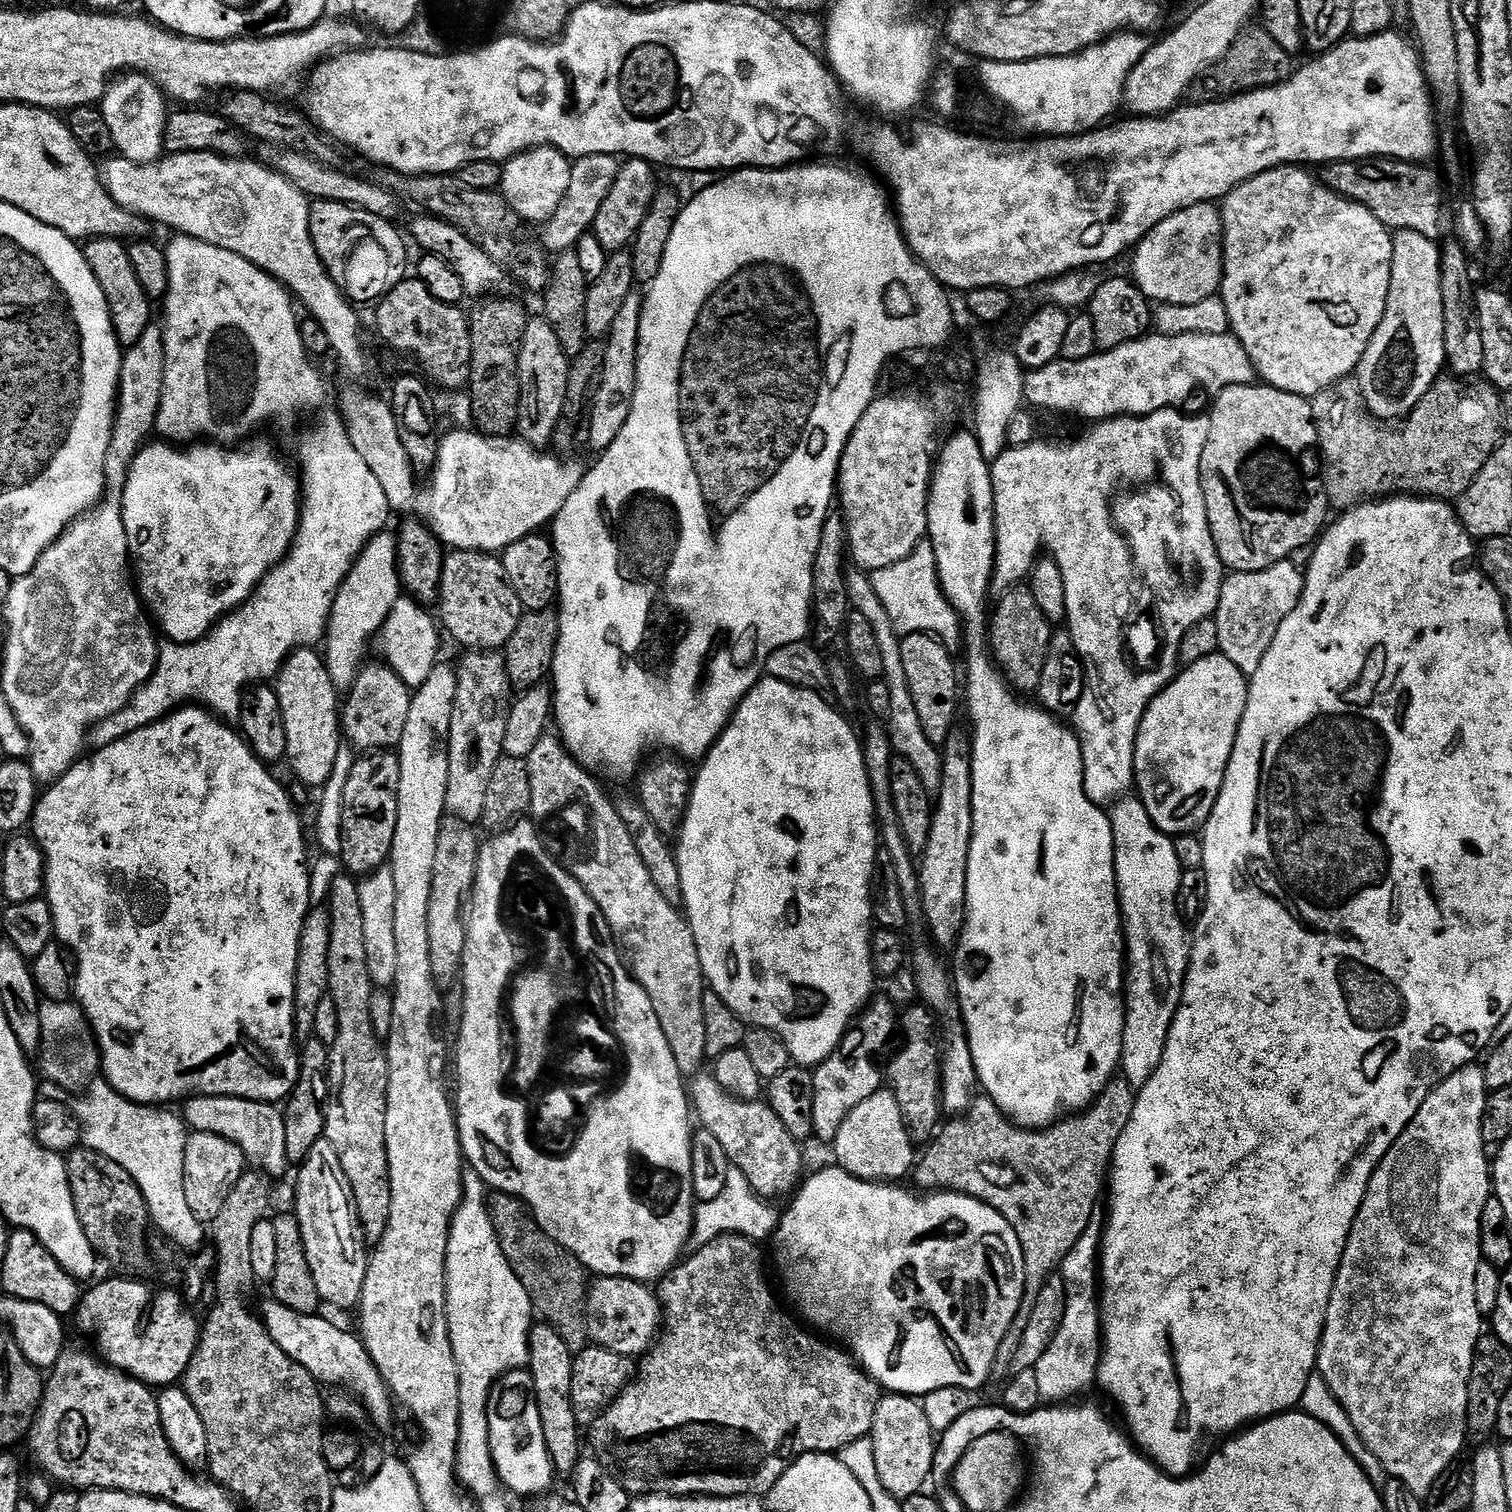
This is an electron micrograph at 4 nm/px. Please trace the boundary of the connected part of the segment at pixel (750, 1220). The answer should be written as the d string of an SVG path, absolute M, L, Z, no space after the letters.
M729 1167L726 1174L726 1186L722 1186L722 1194L718 1194L718 1198L705 1200L696 1205L696 1217L692 1223L691 1247L701 1248L714 1242L714 1238L733 1234L745 1236L747 1240L767 1241L775 1236L776 1228L780 1225L781 1213L778 1208L776 1212L776 1206L775 1203L765 1200L752 1189L750 1182L746 1182L746 1174L742 1174L742 1170Z

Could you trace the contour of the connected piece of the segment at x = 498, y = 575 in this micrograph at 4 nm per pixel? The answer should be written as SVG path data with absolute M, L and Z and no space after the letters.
M452 550L444 557L444 573L438 593L438 620L464 650L500 650L518 630L525 609L506 578L504 561L486 552Z

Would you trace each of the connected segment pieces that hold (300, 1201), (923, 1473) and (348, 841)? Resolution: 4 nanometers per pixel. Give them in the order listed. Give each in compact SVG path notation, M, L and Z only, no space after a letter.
M326 1139L314 1142L297 1172L300 1173L296 1176L294 1215L302 1226L302 1246L306 1246L306 1262L310 1262L314 1286L318 1286L325 1305L355 1309L362 1298L370 1252L352 1201L350 1182L342 1170L342 1162L338 1162L338 1150Z
M885 1395L874 1414L870 1437L878 1475L889 1494L903 1502L911 1495L923 1493L926 1488L924 1483L927 1485L932 1479L934 1454L938 1443L937 1433L933 1432L926 1419L923 1403L911 1396Z
M395 751L365 752L353 763L350 778L346 778L344 809L342 810L342 850L339 859L353 877L363 878L369 872L387 865L394 846L394 830L398 826L398 782L400 758Z

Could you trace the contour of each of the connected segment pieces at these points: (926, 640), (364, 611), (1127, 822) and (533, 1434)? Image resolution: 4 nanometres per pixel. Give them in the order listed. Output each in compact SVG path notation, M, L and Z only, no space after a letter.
M926 632L903 637L900 641L900 653L902 670L906 670L906 682L910 686L910 698L914 698L918 718L922 718L922 730L926 730L926 738L930 738L932 744L944 746L952 732L952 723L956 720L956 664L952 661L953 653L935 636L929 636Z
M391 531L377 532L368 545L360 551L360 556L352 563L352 569L342 582L334 598L332 613L328 619L328 631L322 641L324 665L328 667L330 678L338 690L351 688L356 674L365 663L364 651L368 643L384 627L390 610L402 595L402 585L398 575L396 542Z
M1121 798L1111 805L1110 819L1112 833L1114 834L1114 866L1116 867L1116 898L1120 902L1120 914L1124 922L1124 943L1126 945L1126 1011L1124 1014L1124 1033L1122 1034L1122 1054L1120 1055L1120 1068L1123 1079L1132 1085L1133 1089L1139 1090L1144 1083L1154 1074L1158 1062L1164 1053L1166 1038L1170 1034L1170 1026L1174 1022L1174 1014L1180 1005L1184 979L1188 973L1188 954L1190 951L1190 932L1180 921L1180 908L1176 905L1176 899L1180 896L1180 856L1176 853L1173 837L1167 832L1160 831L1156 823L1150 818L1146 806L1139 798Z
M527 1370L507 1372L497 1380L492 1387L490 1402L488 1403L488 1417L490 1418L490 1454L500 1475L500 1483L507 1490L522 1496L532 1498L547 1493L552 1487L552 1479L558 1476L552 1466L552 1459L546 1446L546 1438L542 1438L542 1418L538 1414L538 1402L532 1393L532 1373Z

